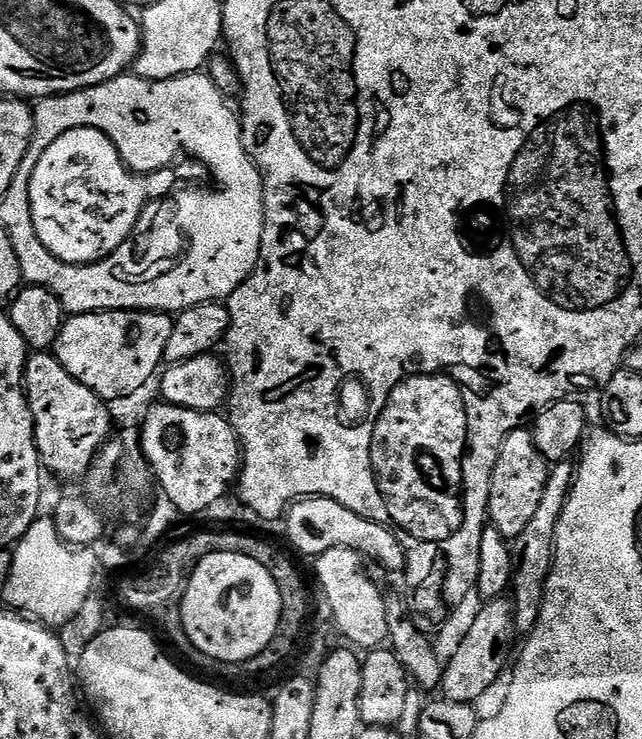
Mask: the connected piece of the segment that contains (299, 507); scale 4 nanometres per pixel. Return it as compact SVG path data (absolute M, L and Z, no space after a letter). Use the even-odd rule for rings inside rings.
M305 496L293 503L283 517L284 532L288 540L304 556L315 558L326 554L326 550L349 548L359 552L361 557L369 561L377 560L389 573L396 573L406 564L406 553L398 542L396 533L377 520L362 518L362 514L354 514L342 502L334 502L334 498L325 496Z

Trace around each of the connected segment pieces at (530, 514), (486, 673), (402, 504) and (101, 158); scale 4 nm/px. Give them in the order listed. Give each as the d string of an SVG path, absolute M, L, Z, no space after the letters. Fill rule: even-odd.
M527 427L516 428L506 442L502 442L502 450L498 454L498 462L494 462L494 474L490 478L488 520L506 541L516 541L518 534L522 534L522 529L534 518L546 490L549 467L549 461L545 460L538 446L534 446L534 438Z
M489 599L484 602L470 634L463 639L454 658L444 664L439 686L443 699L473 705L493 685L503 668L510 664L508 655L512 652L512 639L516 640L517 636L511 599Z
M408 380L404 388L396 388L396 396L392 396L392 404L388 404L388 412L384 412L380 428L376 428L376 472L380 472L380 484L384 484L388 508L392 508L392 516L404 524L406 534L448 536L448 532L460 524L460 508L456 508L456 484L460 484L460 444L464 444L464 408L460 408L460 396L456 396L456 388L452 388L448 380Z
M78 127L72 135L66 135L59 144L44 156L37 167L32 183L33 211L36 228L47 247L63 257L68 264L90 264L116 252L122 242L132 235L138 218L149 203L167 199L175 193L179 180L175 167L137 174L128 168L108 136L96 128Z

